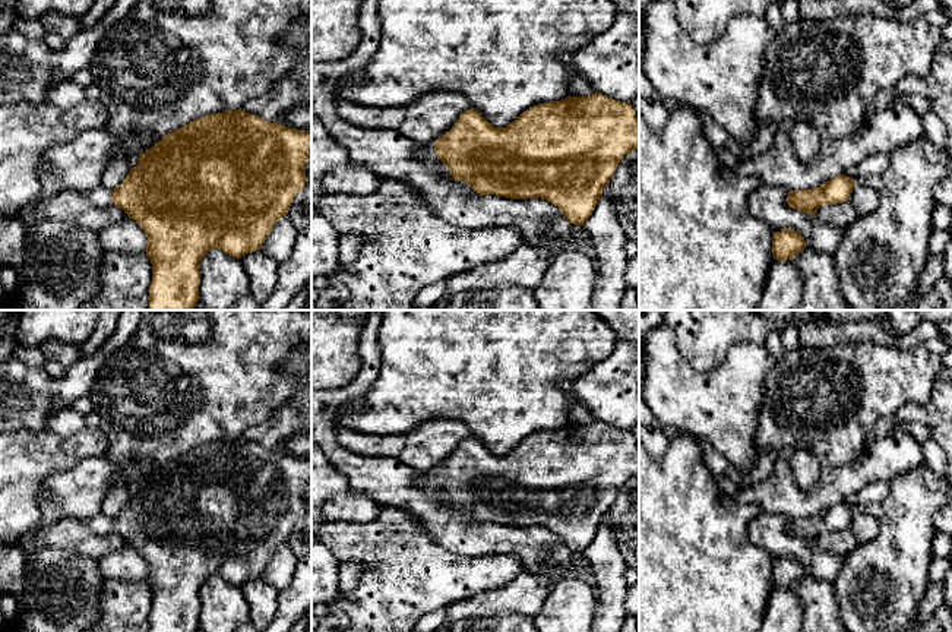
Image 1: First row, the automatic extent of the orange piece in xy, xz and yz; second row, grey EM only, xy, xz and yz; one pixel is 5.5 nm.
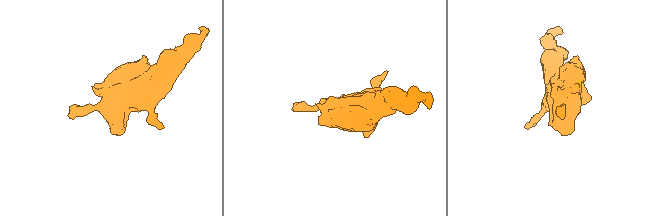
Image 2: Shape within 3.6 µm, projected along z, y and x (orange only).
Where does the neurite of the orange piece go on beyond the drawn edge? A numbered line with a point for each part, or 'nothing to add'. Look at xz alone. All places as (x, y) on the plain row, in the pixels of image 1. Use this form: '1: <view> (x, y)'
1: xz (427, 483)

